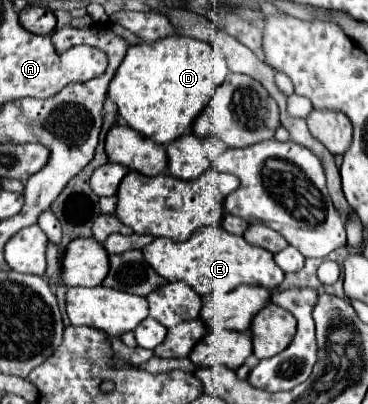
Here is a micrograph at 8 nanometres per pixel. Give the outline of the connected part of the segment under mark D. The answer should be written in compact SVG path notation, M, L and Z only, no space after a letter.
M172 35L162 41L128 47L124 61L110 81L108 97L116 103L118 115L128 127L158 145L166 145L190 129L228 73L222 53L204 41Z

